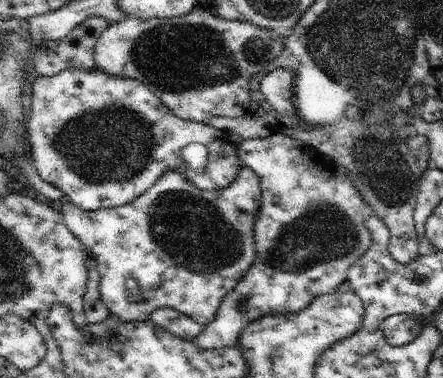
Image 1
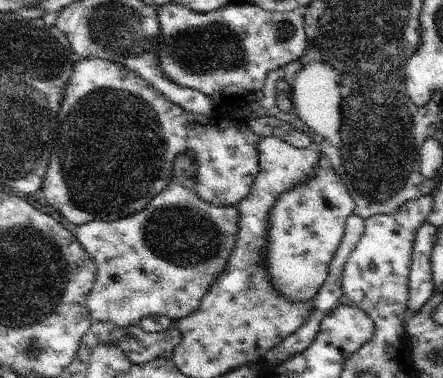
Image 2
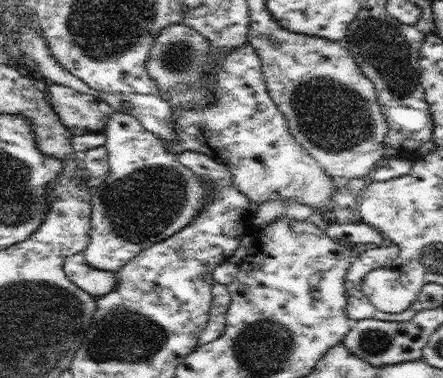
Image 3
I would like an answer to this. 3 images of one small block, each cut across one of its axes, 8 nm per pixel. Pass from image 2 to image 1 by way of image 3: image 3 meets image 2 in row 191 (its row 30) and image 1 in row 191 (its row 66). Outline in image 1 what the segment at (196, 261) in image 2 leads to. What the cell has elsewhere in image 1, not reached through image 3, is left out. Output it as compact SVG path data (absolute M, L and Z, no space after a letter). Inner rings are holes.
M241 168L239 174L235 176L235 180L227 188L215 190L215 192L203 192L203 190L195 188L179 172L165 172L147 192L143 192L143 196L139 196L131 204L125 204L121 208L101 208L101 210L95 210L95 212L87 212L83 208L77 208L71 202L65 202L63 208L61 208L61 216L63 216L63 222L69 228L69 232L87 248L89 256L97 264L99 296L101 296L101 302L107 306L109 314L115 314L123 322L145 322L155 310L171 308L175 312L185 314L189 320L195 320L195 322L207 326L209 322L215 320L215 314L219 310L221 300L227 296L227 292L231 292L239 284L239 280L247 274L247 270L255 262L255 232L253 232L253 228L255 228L255 216L257 216L257 210L259 210L259 202L261 202L261 180L251 168Z

